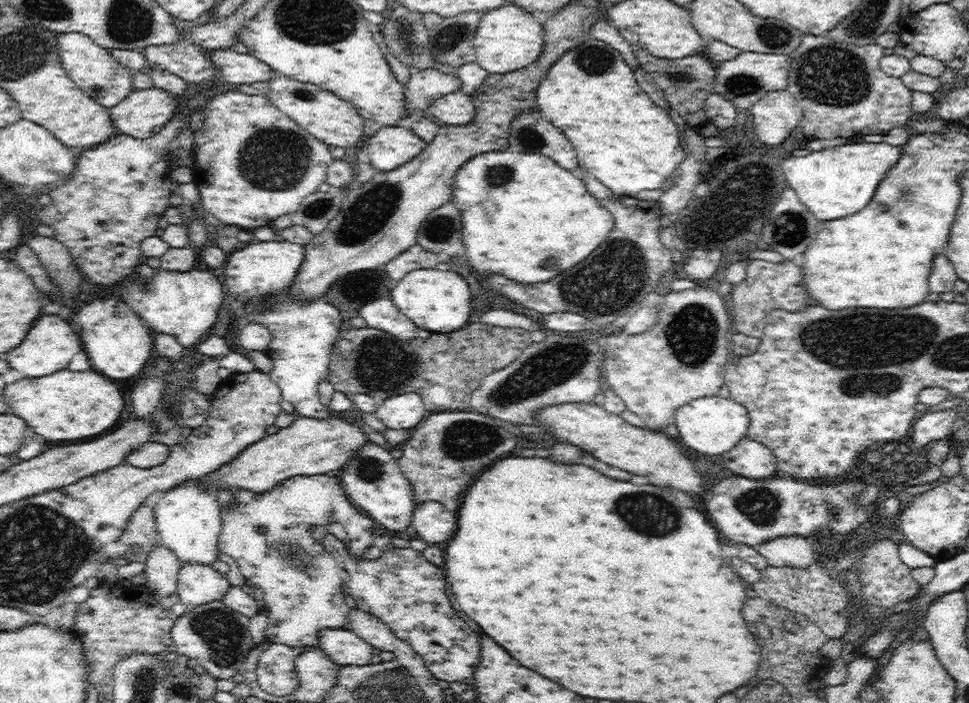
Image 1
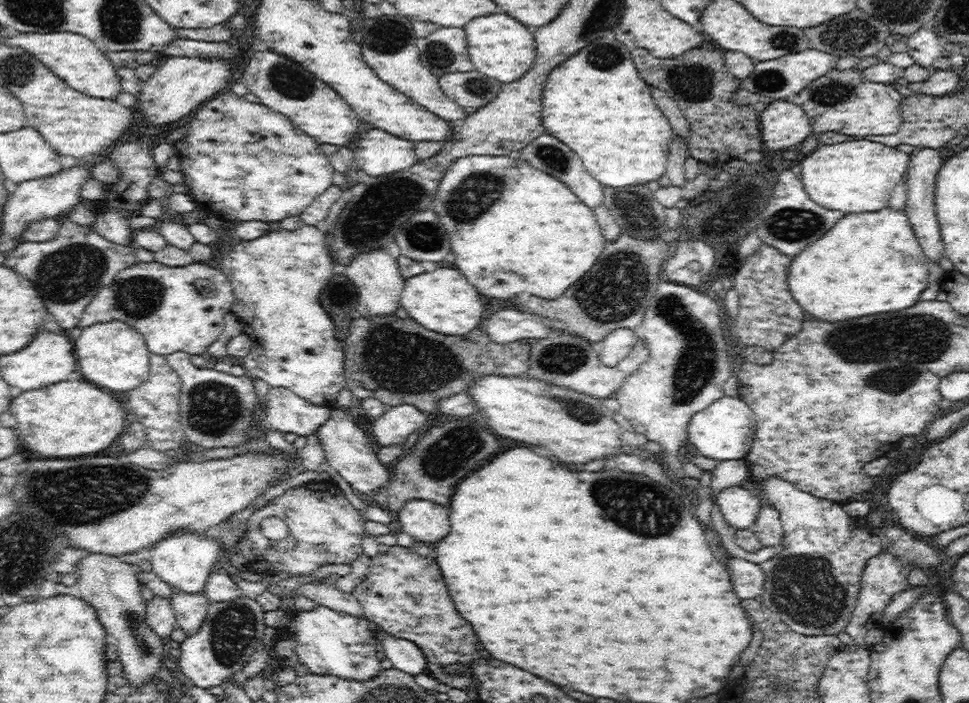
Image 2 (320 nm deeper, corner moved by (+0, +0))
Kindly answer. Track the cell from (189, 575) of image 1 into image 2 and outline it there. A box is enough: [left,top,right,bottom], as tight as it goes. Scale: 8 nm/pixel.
[170,588,209,635]

